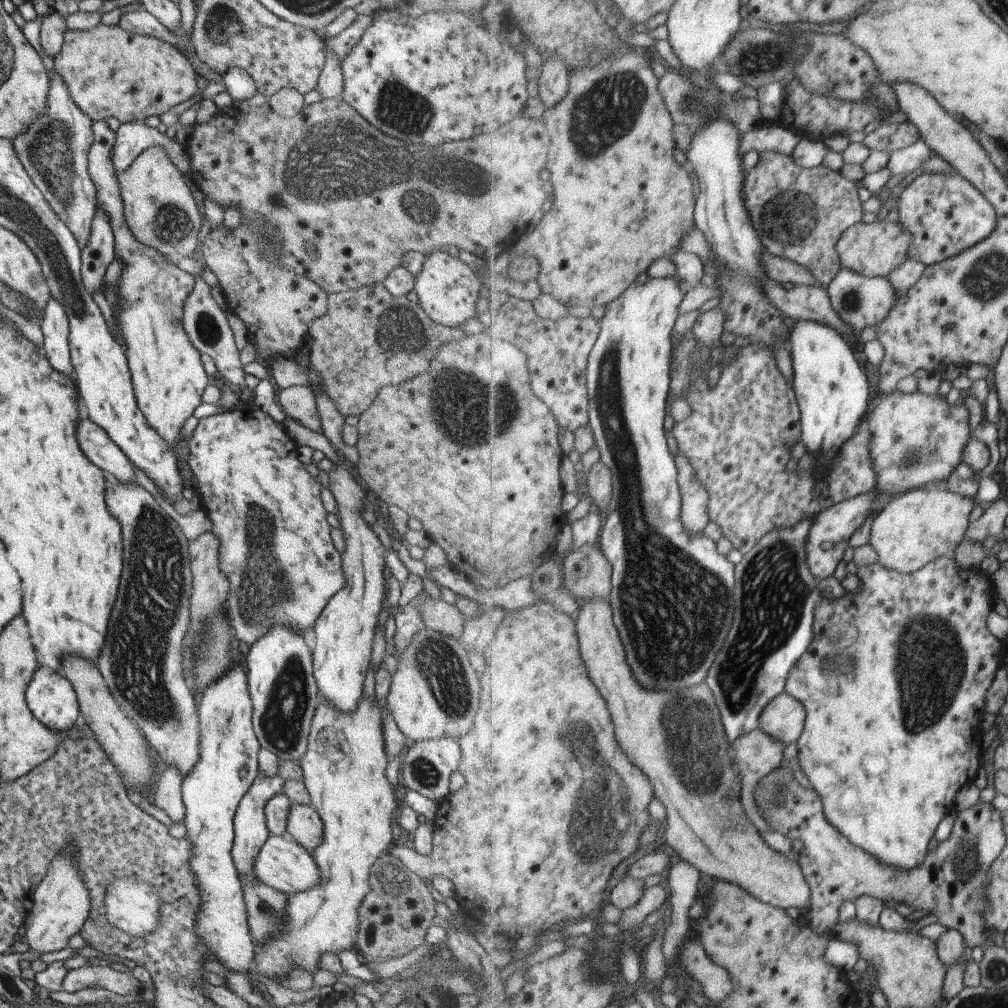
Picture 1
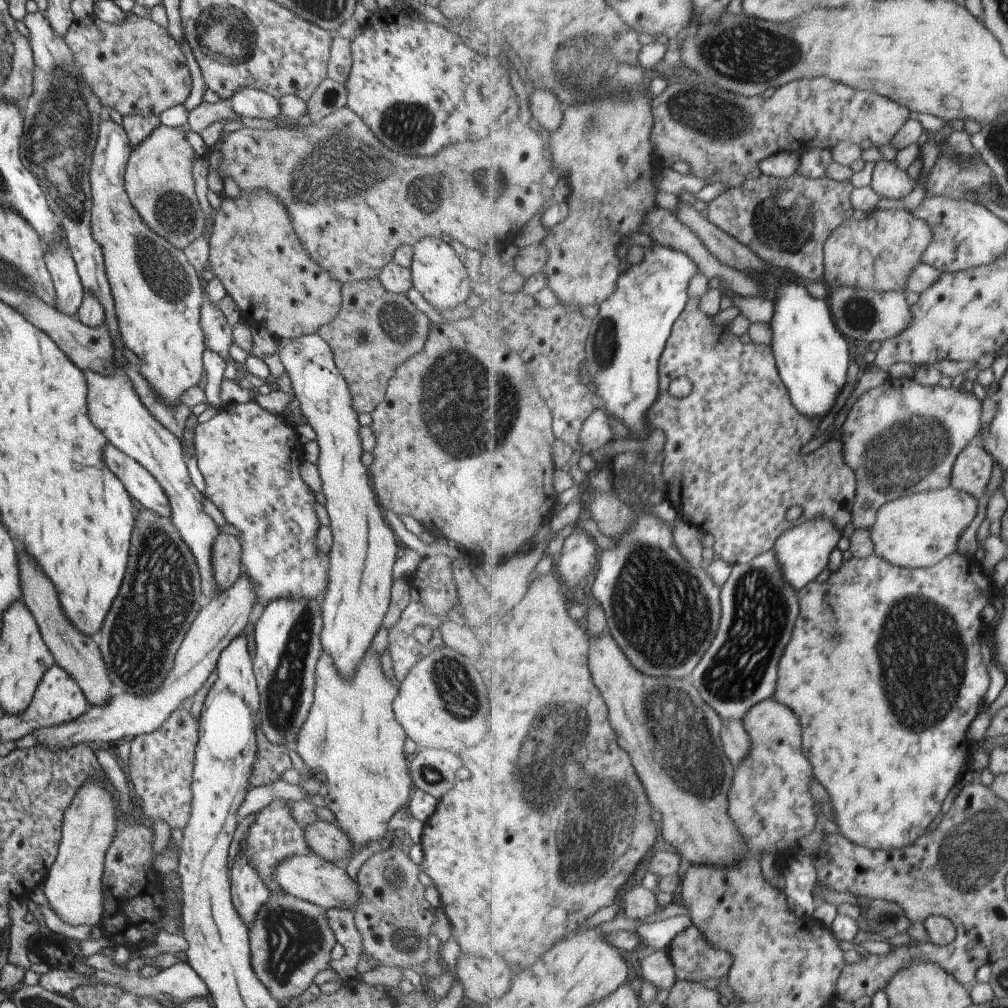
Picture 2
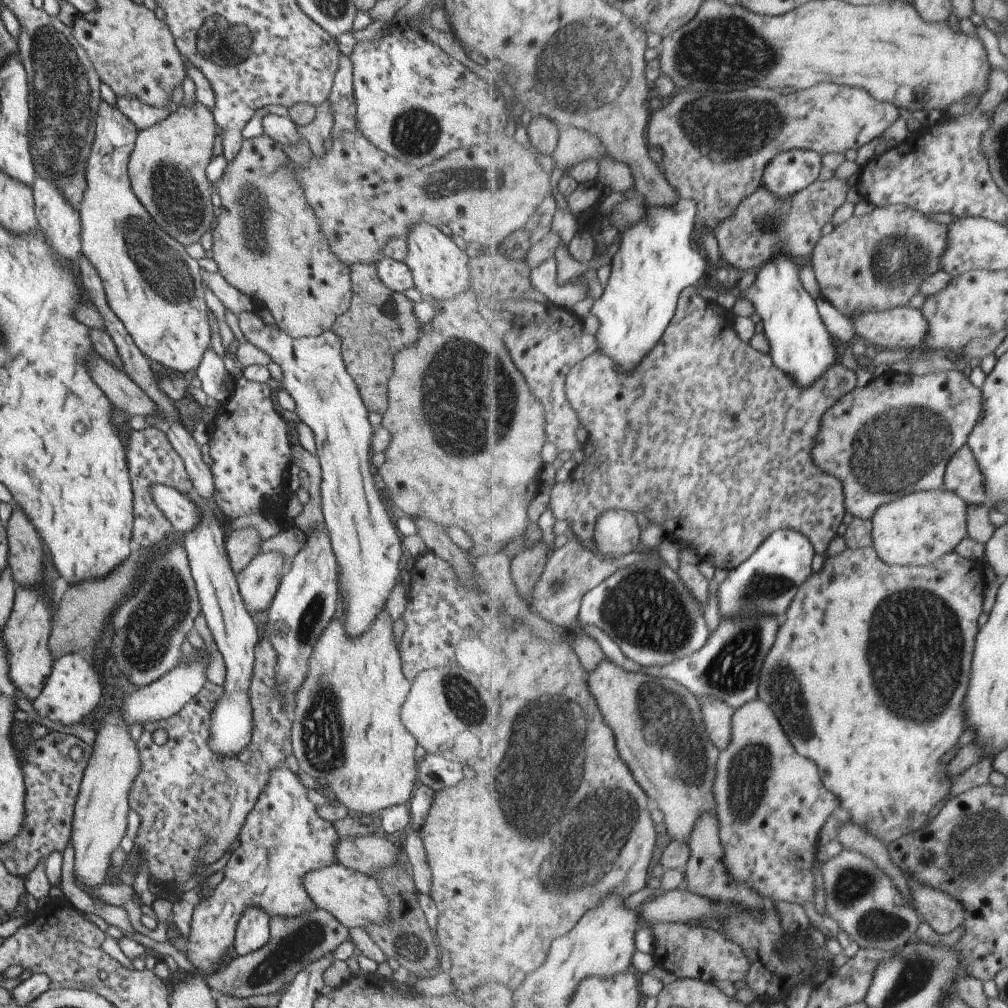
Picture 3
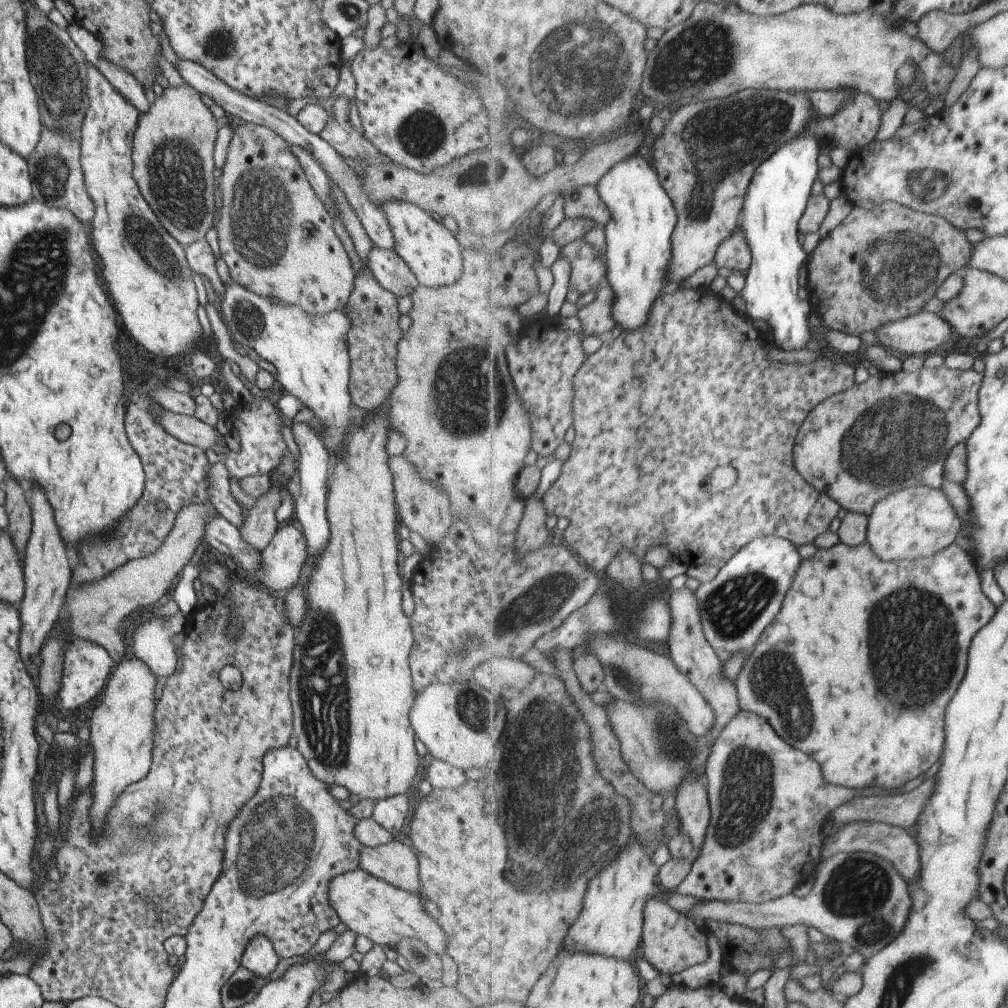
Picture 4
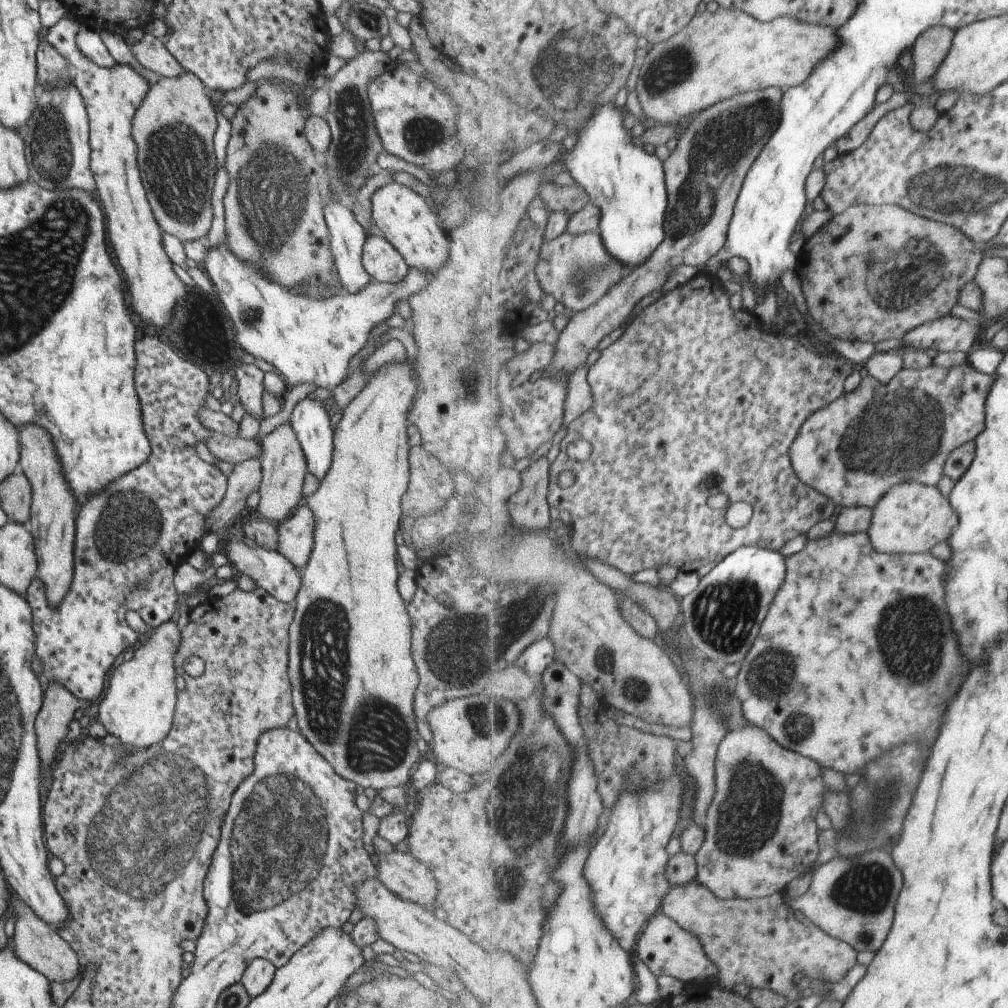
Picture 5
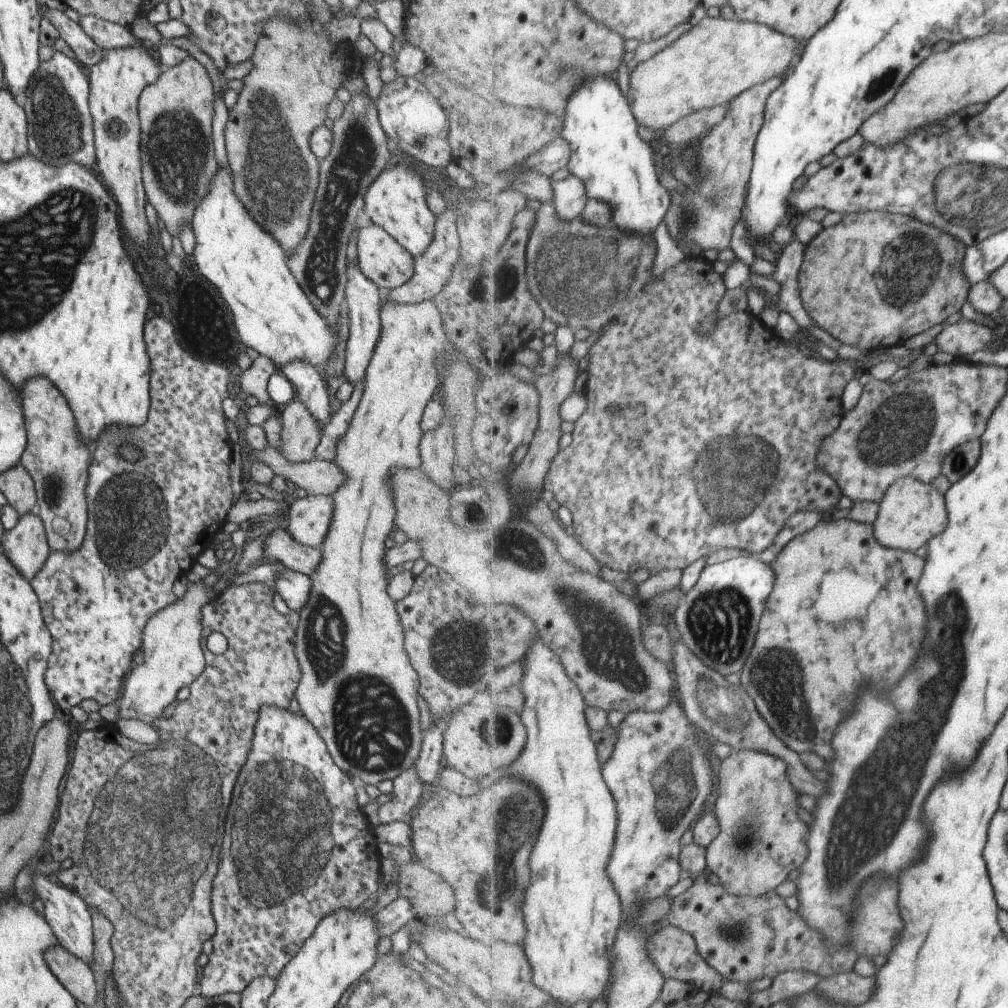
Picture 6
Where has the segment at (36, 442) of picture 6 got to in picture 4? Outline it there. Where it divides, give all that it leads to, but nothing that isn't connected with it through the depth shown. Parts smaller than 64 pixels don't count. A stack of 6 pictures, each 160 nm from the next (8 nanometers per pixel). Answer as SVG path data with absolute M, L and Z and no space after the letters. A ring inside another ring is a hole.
M31 482L31 528L24 548L23 572L24 572L24 591L23 598L17 606L20 614L20 633L18 638L18 653L24 666L31 668L29 656L38 654L39 648L47 638L47 633L56 623L56 620L63 612L66 597L71 588L71 558L67 564L67 554L65 546L59 538L58 528L53 522L51 506L45 500L45 494L41 487L35 482Z

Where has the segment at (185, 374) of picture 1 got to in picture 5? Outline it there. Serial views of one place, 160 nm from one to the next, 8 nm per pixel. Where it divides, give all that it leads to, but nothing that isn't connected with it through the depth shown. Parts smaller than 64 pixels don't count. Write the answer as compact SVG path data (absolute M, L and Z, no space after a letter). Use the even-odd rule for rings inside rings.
M63 16L55 25L42 33L43 38L67 61L73 73L73 85L82 98L88 120L88 145L90 146L89 168L95 183L95 194L99 196L99 202L105 212L107 222L107 240L111 242L111 250L115 254L117 266L121 268L125 280L129 282L129 294L131 294L131 306L133 310L149 324L161 328L169 322L169 316L175 305L182 301L186 295L186 288L179 278L171 270L171 261L165 255L161 246L161 233L159 225L153 220L151 210L145 196L143 185L136 165L136 144L130 133L130 124L136 111L141 104L149 85L147 80L121 63L115 63L109 68L97 66L87 60L76 49L74 34L78 29L78 23L68 20Z

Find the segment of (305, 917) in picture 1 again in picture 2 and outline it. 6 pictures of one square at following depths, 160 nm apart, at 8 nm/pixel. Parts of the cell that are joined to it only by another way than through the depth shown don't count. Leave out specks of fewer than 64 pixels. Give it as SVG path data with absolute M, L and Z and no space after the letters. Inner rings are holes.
M370 646L362 656L362 660L358 662L358 668L354 670L352 677L345 678L337 672L338 670L334 667L332 658L322 650L316 660L314 668L314 689L312 692L311 706L307 711L305 720L299 727L293 748L309 768L321 768L321 770L325 772L325 778L327 778L327 796L325 796L326 807L334 814L336 820L335 825L339 826L339 828L348 836L348 839L352 842L352 852L355 852L355 850L360 848L365 842L369 842L369 840L378 841L384 836L385 831L387 830L388 820L395 814L396 810L405 807L407 798L409 798L409 786L411 786L412 782L410 779L407 759L403 756L405 732L403 732L403 728L401 728L401 725L395 720L392 711L392 702L398 693L397 682L391 682L383 675L379 657Z

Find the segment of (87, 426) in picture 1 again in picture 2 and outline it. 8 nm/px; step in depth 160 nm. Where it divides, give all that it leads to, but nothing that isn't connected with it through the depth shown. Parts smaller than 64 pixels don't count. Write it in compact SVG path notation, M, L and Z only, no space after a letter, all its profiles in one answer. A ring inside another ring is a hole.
M109 444L102 448L102 459L121 481L130 498L137 500L142 509L150 510L161 518L170 516L170 504L166 494L143 466Z

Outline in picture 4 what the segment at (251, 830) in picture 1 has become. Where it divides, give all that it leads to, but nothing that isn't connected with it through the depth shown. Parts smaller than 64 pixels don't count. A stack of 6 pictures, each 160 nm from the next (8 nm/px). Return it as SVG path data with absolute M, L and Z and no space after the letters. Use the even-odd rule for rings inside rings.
M262 936L252 938L242 952L240 966L249 972L268 979L267 976L273 972L277 966L278 956L275 954L269 940Z

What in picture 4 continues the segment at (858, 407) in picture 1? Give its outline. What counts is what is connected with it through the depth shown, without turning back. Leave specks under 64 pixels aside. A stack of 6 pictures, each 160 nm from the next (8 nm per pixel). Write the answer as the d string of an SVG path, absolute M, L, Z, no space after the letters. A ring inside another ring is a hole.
M803 131L802 135L792 138L787 144L781 145L755 171L750 188L746 192L746 202L742 208L742 230L752 250L753 262L745 275L745 284L741 290L746 302L746 312L751 319L765 320L773 335L775 345L784 350L799 350L811 340L813 330L809 326L809 312L814 311L805 290L800 286L802 266L808 262L810 255L801 246L800 220L806 213L813 186L819 178L819 148L823 142L813 131Z

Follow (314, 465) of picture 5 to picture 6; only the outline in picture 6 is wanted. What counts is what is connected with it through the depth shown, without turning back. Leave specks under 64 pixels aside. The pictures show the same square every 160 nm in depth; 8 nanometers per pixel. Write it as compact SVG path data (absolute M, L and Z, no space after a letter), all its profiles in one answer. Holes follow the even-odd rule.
M294 360L282 366L284 377L294 388L295 398L318 420L320 432L331 417L325 380L318 368L307 361Z

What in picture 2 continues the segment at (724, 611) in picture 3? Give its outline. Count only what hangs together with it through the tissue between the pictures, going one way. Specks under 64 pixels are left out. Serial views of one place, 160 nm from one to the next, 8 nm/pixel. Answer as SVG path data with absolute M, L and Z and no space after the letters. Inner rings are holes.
M810 517L802 518L791 530L786 530L773 548L786 581L796 591L815 582L823 568L829 566L831 553L837 550L841 536L841 530L831 521Z

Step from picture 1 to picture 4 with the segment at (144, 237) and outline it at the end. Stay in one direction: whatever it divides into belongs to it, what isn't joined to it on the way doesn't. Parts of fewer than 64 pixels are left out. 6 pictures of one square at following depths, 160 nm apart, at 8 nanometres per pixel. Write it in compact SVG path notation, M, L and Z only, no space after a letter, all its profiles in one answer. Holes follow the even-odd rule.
M187 83L182 86L168 85L161 95L152 97L147 110L139 114L132 134L132 177L137 183L141 196L153 211L161 226L183 248L195 241L200 241L205 232L214 224L212 178L213 142L220 126L220 120L213 117L208 107L203 104L199 93Z

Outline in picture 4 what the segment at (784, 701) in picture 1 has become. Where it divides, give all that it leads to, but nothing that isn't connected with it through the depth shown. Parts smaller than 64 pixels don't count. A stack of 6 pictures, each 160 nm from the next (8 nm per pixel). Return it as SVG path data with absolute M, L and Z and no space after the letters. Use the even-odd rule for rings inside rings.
M741 711L735 718L732 718L728 725L721 731L718 739L712 746L712 753L706 764L706 780L708 783L708 793L712 817L710 820L710 828L706 832L706 840L702 844L702 849L695 857L692 863L692 871L687 876L686 880L678 886L677 890L681 894L687 896L698 897L701 900L715 900L723 902L740 902L740 903L765 903L781 897L785 897L797 885L813 878L813 874L817 870L818 864L822 861L822 846L825 844L827 833L824 830L825 822L827 822L839 808L843 802L851 800L855 796L855 790L850 790L850 787L842 787L827 782L824 777L819 762L815 762L813 758L809 758L805 752L789 746L789 743L771 726L771 723L757 713L751 711ZM753 858L754 864L751 866ZM743 864L743 868L747 870L737 870L737 866ZM729 870L735 870L730 872Z

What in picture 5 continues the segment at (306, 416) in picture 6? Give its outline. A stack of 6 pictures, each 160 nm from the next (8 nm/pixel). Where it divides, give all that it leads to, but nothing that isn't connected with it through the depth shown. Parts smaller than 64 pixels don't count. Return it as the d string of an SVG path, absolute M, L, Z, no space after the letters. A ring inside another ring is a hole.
M289 422L279 425L266 434L260 440L260 445L262 453L258 461L262 479L257 490L260 499L255 510L250 513L252 516L260 514L263 518L267 518L267 521L277 523L289 514L289 510L293 510L302 495L302 480L307 472L305 457Z

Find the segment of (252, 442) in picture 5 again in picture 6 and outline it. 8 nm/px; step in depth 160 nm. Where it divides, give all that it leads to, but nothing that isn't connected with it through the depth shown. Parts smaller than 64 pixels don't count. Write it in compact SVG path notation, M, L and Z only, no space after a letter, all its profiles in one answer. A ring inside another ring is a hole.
M272 447L254 451L252 462L261 461L274 475L281 475L292 487L305 490L307 495L332 495L343 483L346 474L333 461L313 458L310 461L291 462Z

